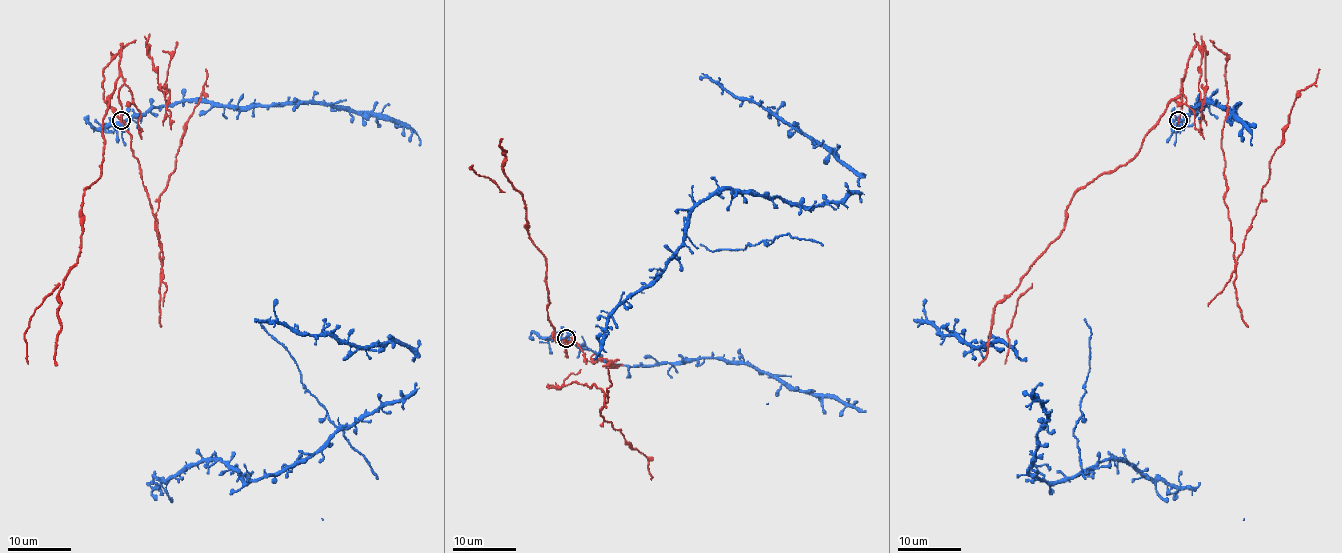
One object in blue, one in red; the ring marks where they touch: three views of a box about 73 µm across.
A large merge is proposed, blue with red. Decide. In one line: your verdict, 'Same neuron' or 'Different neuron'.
Different neuron

